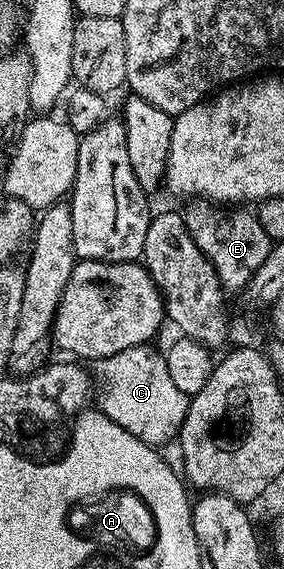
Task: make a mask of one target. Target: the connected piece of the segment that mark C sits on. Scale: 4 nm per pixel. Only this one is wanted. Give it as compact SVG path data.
M151 345L135 346L115 353L114 356L99 359L97 377L102 380L102 403L100 409L108 419L114 420L119 427L130 432L131 435L138 436L140 440L149 446L157 448L162 444L172 441L179 435L181 424L183 424L188 411L190 401L189 395L182 393L174 385L174 380L170 377L169 368L166 366L164 354L161 351L152 349Z

